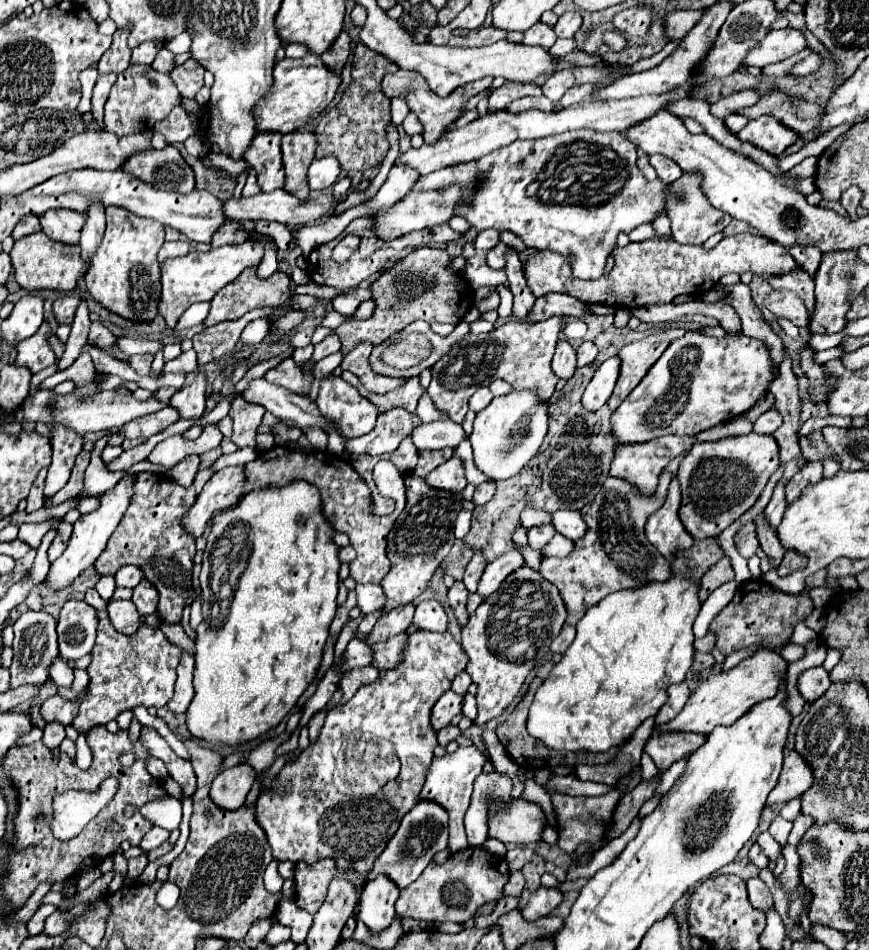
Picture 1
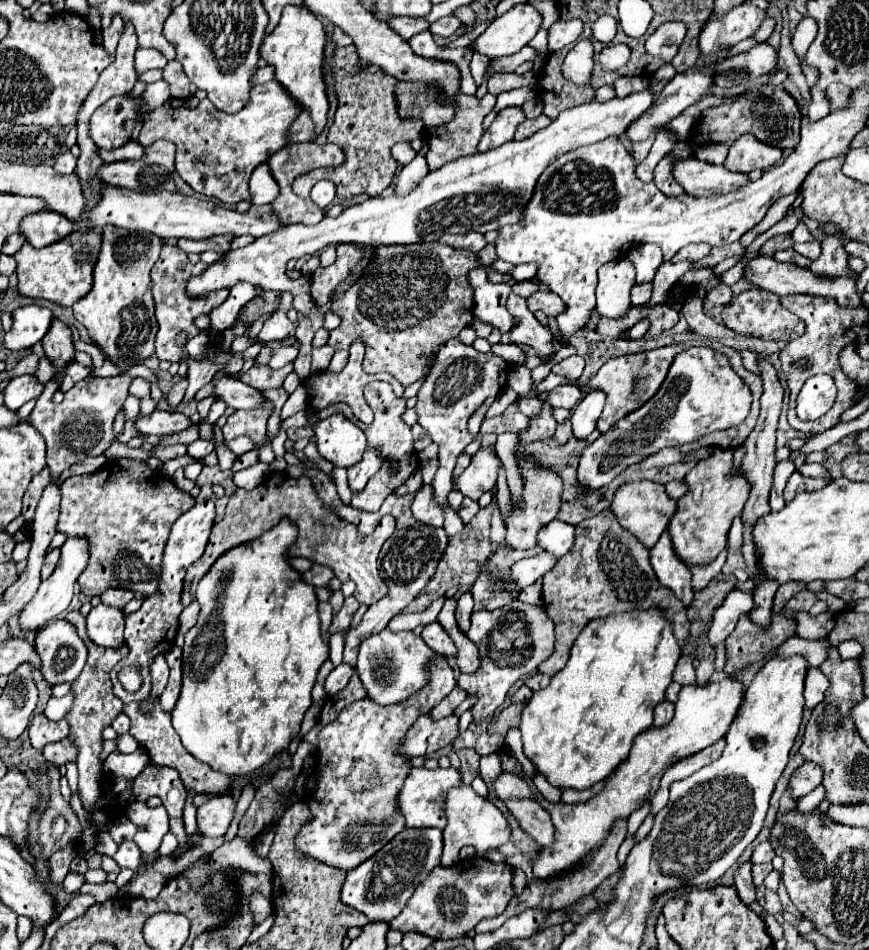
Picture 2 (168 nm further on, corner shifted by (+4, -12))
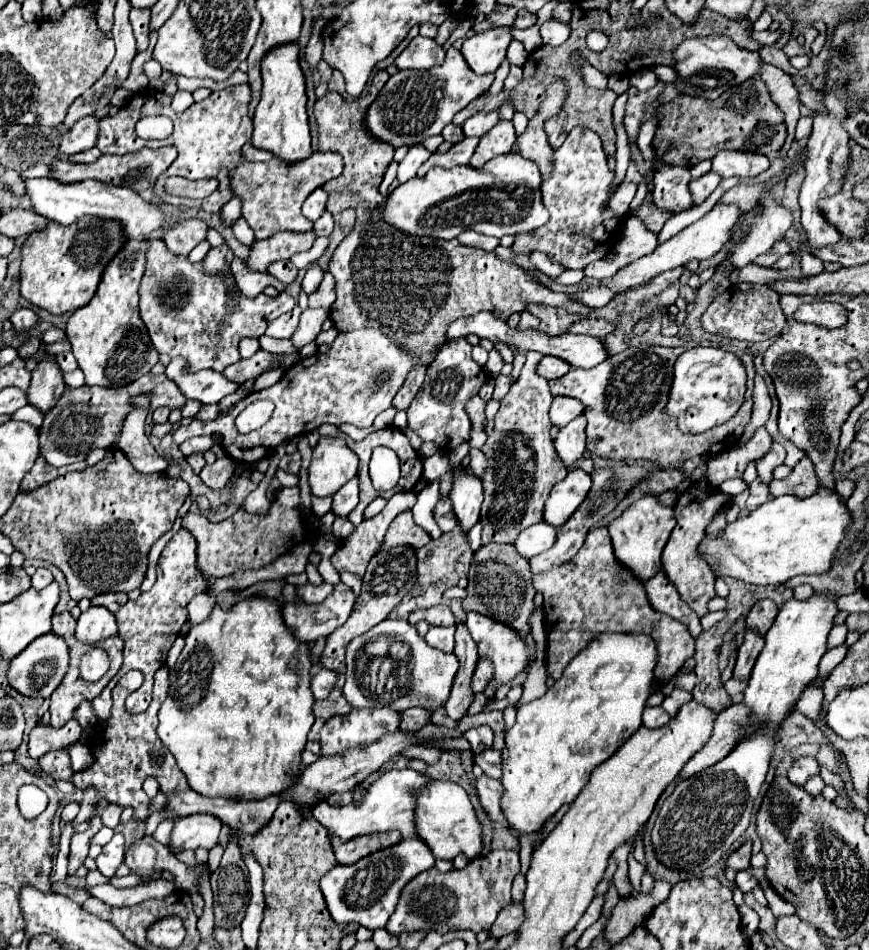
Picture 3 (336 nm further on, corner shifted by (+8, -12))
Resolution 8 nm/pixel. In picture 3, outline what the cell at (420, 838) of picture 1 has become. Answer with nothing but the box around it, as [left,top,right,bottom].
[321,836,435,930]

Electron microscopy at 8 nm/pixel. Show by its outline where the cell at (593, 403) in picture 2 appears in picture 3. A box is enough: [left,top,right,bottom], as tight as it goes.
[555,414,585,466]

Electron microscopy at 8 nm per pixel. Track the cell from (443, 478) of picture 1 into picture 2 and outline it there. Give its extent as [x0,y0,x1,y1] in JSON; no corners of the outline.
[411,484,443,526]

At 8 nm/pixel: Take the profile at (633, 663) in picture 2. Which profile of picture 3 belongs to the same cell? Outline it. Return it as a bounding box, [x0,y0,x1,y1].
[501,634,657,832]

